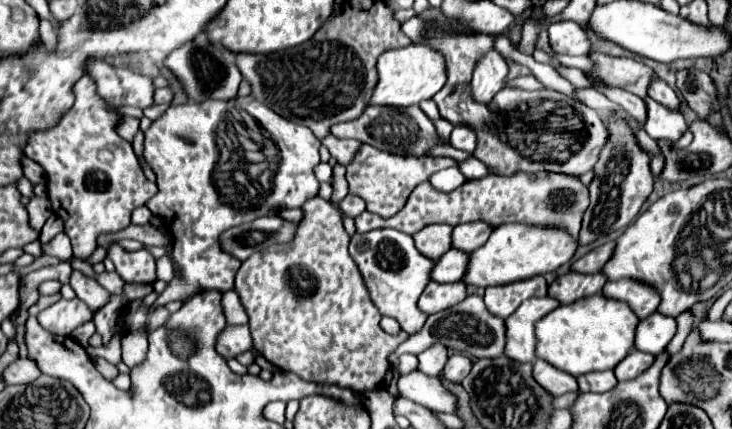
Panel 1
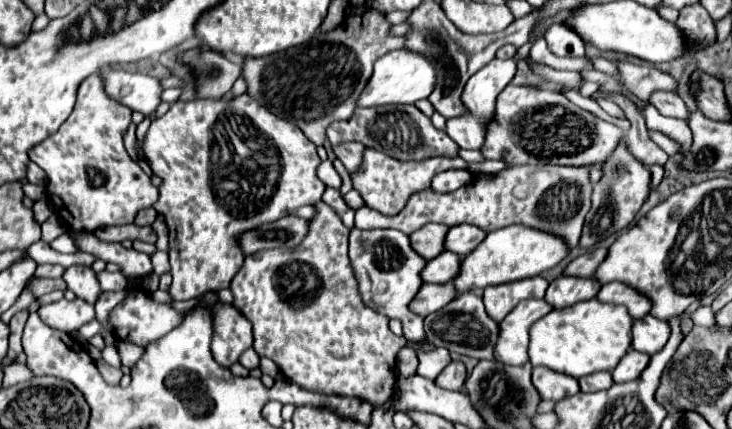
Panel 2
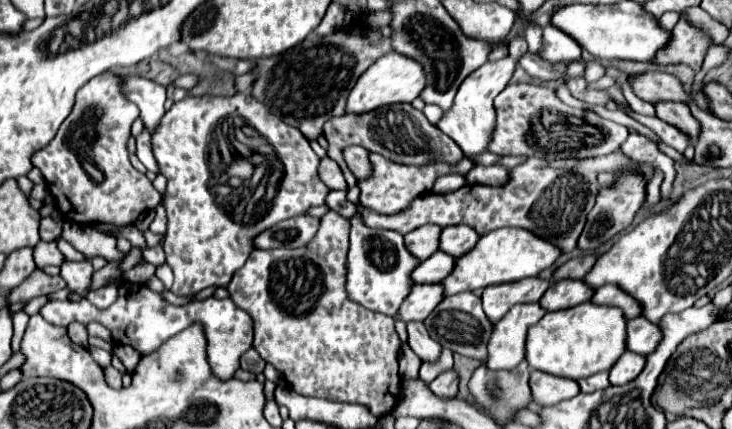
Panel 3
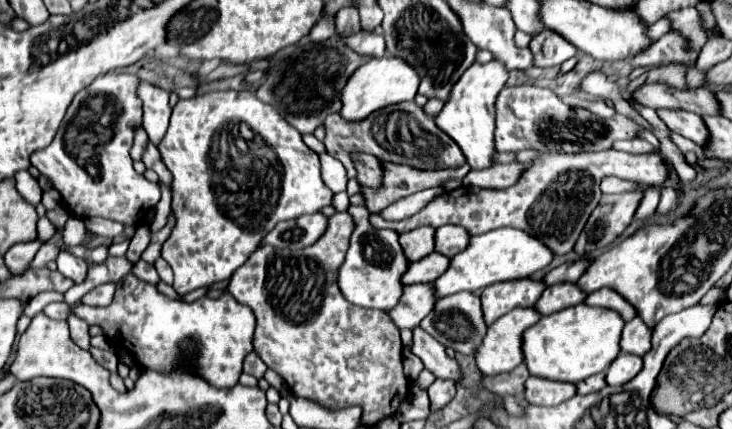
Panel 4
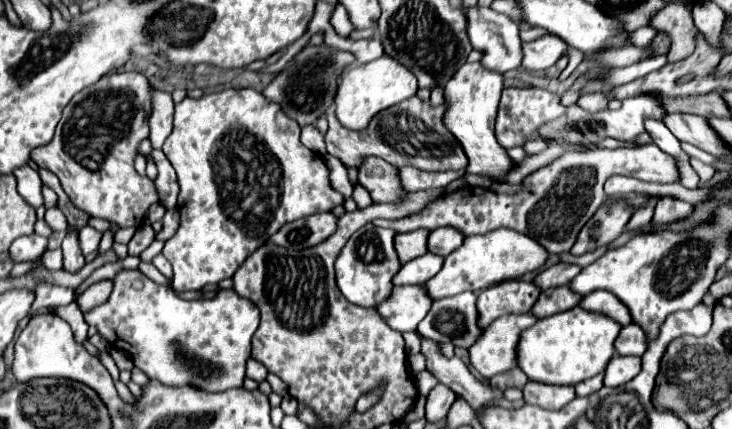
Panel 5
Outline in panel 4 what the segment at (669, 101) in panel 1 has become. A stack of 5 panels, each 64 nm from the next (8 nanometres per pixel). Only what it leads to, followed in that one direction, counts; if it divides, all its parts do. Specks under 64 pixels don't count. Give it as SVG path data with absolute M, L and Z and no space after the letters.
M658 112L658 116L662 118L662 122L676 134L696 142L700 148L706 148L710 142L710 134L708 128L704 124L704 120L698 114L692 112Z

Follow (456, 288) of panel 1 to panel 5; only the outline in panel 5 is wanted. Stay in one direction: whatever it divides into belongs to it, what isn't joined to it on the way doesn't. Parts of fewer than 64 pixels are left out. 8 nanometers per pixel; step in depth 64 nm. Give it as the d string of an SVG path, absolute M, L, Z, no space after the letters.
M394 286L390 296L376 306L376 312L392 330L412 332L424 320L432 306L422 286Z

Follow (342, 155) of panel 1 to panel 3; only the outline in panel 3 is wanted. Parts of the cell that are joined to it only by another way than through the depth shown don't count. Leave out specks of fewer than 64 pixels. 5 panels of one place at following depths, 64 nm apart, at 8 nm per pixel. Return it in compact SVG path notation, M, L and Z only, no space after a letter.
M350 146L344 152L346 164L348 164L348 168L352 170L352 174L358 180L366 180L366 178L372 176L372 164L370 164L370 158L368 156L370 154L364 148L358 148L358 146Z

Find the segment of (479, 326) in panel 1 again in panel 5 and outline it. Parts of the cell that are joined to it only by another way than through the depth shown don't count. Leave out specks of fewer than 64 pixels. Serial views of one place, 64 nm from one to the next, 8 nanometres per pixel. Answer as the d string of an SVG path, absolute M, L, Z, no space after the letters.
M464 292L462 296L450 296L450 298L436 300L432 304L430 312L426 314L426 318L418 324L418 334L422 334L424 338L430 338L434 342L452 342L454 346L468 348L482 334L480 328L476 326L476 314L478 312L476 312L476 294L474 292Z

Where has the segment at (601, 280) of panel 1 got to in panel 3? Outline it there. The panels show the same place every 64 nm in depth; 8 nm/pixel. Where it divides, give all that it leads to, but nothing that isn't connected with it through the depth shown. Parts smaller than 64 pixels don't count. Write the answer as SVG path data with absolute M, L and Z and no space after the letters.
M558 280L550 284L550 288L544 292L538 304L546 312L554 312L588 302L592 294L594 290L590 290L590 286L586 286L582 280Z

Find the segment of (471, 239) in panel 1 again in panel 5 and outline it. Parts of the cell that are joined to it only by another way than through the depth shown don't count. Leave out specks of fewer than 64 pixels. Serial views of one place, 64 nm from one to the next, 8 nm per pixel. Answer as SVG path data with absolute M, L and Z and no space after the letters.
M436 228L428 236L428 252L436 256L448 256L462 244L462 234L456 228Z

